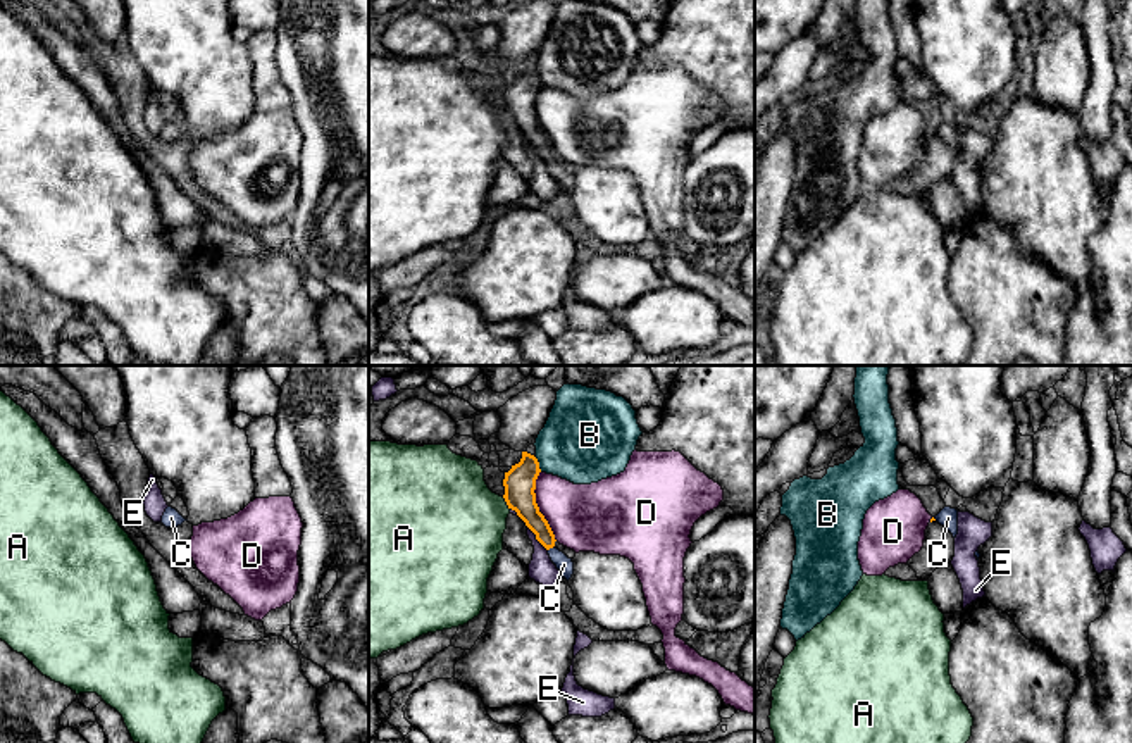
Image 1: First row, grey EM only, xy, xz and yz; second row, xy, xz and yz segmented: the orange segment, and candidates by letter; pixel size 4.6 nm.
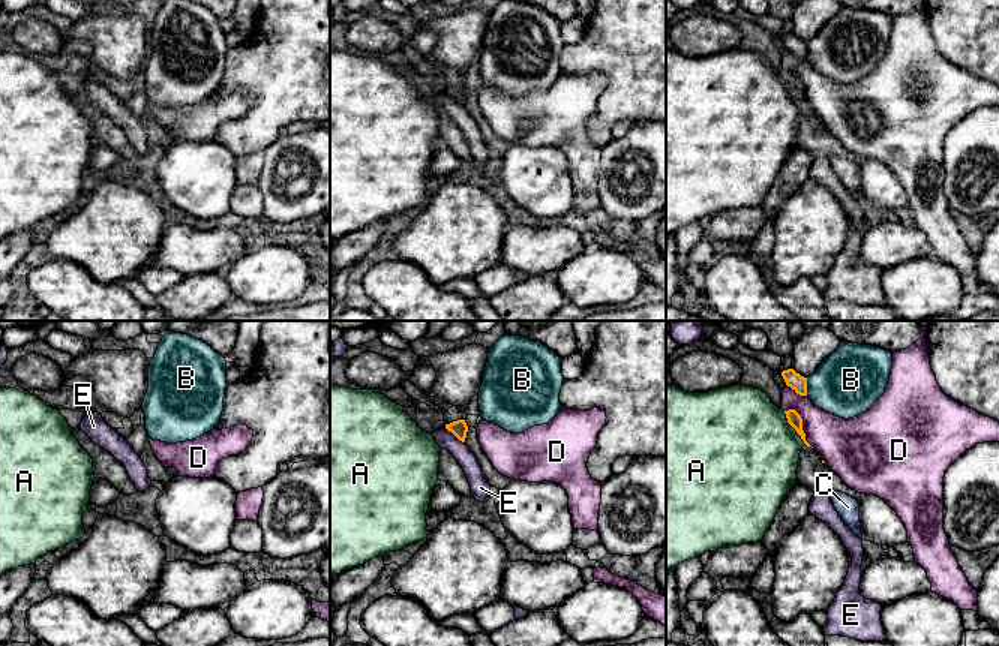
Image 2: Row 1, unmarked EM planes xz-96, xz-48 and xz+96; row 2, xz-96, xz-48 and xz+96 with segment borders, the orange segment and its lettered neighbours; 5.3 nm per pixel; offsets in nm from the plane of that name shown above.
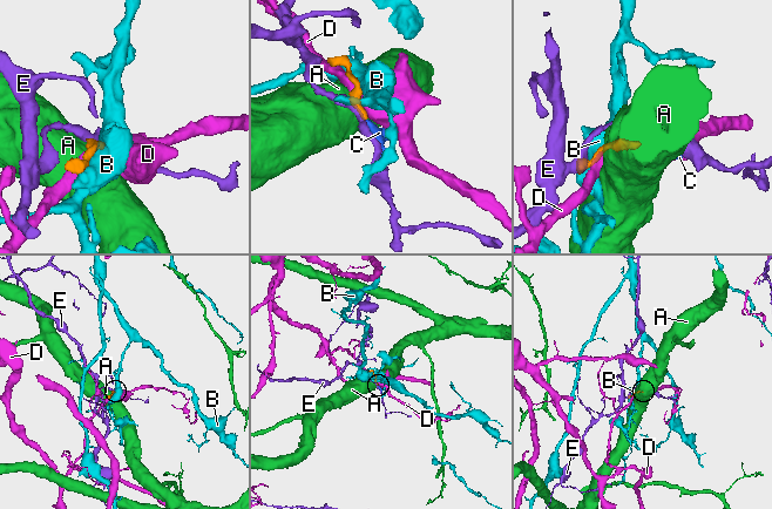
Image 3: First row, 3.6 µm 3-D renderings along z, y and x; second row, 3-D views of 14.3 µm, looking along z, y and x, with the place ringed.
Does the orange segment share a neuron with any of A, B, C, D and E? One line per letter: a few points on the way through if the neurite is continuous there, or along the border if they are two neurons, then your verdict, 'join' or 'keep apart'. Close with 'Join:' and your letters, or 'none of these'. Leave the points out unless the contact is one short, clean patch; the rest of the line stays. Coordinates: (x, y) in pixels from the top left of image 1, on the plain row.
A: border xz (502, 111), (509, 123); keep apart
B: keep apart
C: way xz (522, 116), (550, 161), (564, 178); join
D: keep apart
E: border xz (528, 140), (547, 164); keep apart
Join: C

